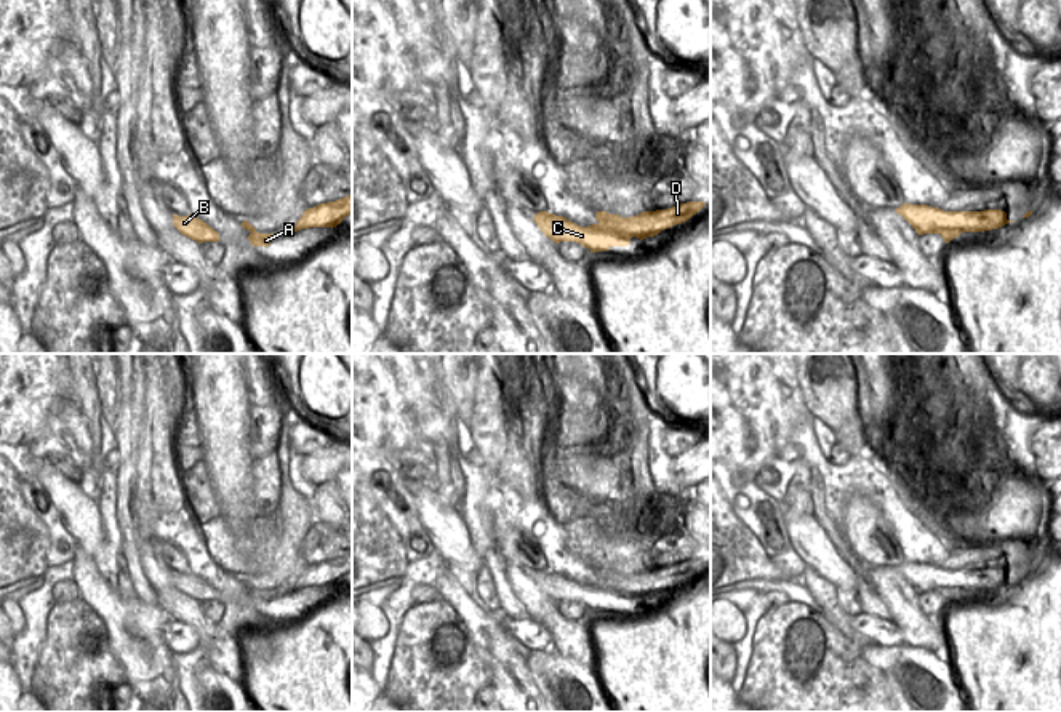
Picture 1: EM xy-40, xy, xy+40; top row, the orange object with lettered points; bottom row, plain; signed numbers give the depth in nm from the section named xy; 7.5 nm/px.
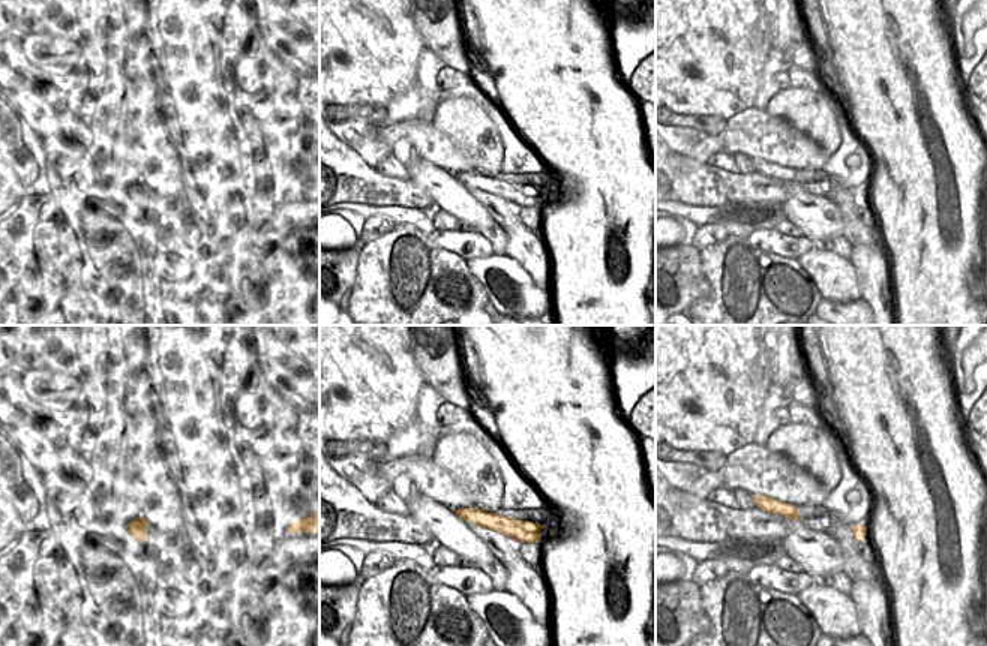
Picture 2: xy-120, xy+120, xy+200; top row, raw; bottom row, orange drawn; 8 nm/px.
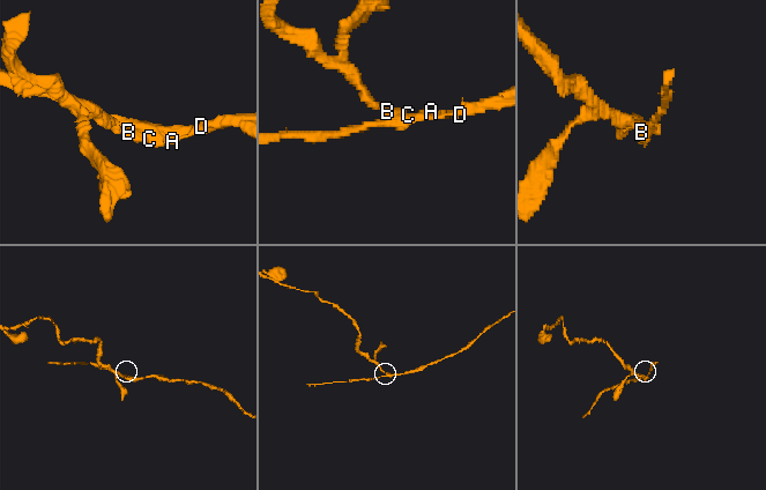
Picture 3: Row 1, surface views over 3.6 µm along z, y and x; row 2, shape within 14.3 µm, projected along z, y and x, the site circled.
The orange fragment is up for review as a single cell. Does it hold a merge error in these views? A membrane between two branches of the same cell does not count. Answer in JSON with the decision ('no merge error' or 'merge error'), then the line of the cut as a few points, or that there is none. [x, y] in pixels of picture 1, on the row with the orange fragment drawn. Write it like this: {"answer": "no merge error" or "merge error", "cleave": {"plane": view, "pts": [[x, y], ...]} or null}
{"answer": "merge error", "cleave": {"plane": "xy+40", "pts": [[916, 228], [957, 229], [960, 232]]}}

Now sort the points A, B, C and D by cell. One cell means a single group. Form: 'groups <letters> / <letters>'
groups A B C / D

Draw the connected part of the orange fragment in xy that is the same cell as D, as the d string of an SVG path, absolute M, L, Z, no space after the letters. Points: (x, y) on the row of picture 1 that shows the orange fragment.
M687 202L687 203L679 203L667 210L643 211L631 218L621 218L619 214L597 211L595 213L597 222L592 224L592 227L599 227L600 230L607 230L626 237L637 237L643 240L647 237L658 235L664 229L688 221L704 205L706 205L704 202Z

